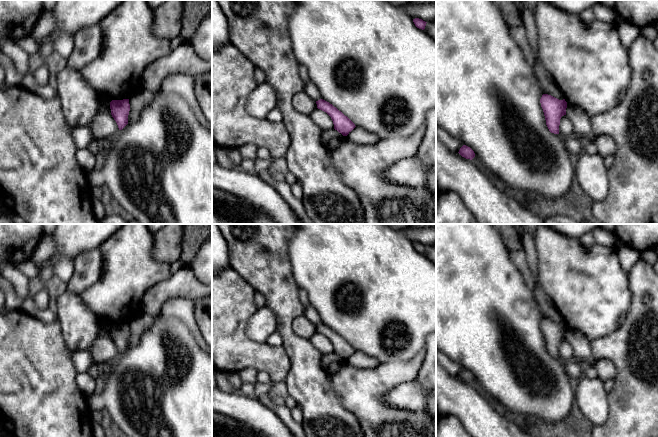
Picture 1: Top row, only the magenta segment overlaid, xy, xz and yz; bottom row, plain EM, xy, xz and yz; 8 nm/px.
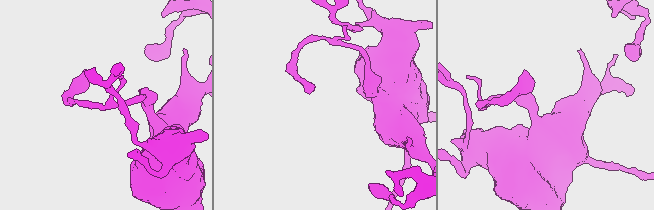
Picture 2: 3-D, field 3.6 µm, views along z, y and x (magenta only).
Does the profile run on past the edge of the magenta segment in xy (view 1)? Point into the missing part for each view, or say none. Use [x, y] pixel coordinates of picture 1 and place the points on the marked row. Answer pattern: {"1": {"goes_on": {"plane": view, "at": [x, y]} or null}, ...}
{"1": {"goes_on": null}}

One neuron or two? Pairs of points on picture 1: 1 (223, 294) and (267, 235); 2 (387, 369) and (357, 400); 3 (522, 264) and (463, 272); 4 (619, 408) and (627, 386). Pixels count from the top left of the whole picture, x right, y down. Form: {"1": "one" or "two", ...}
{"1": "two", "2": "one", "3": "two", "4": "one"}

